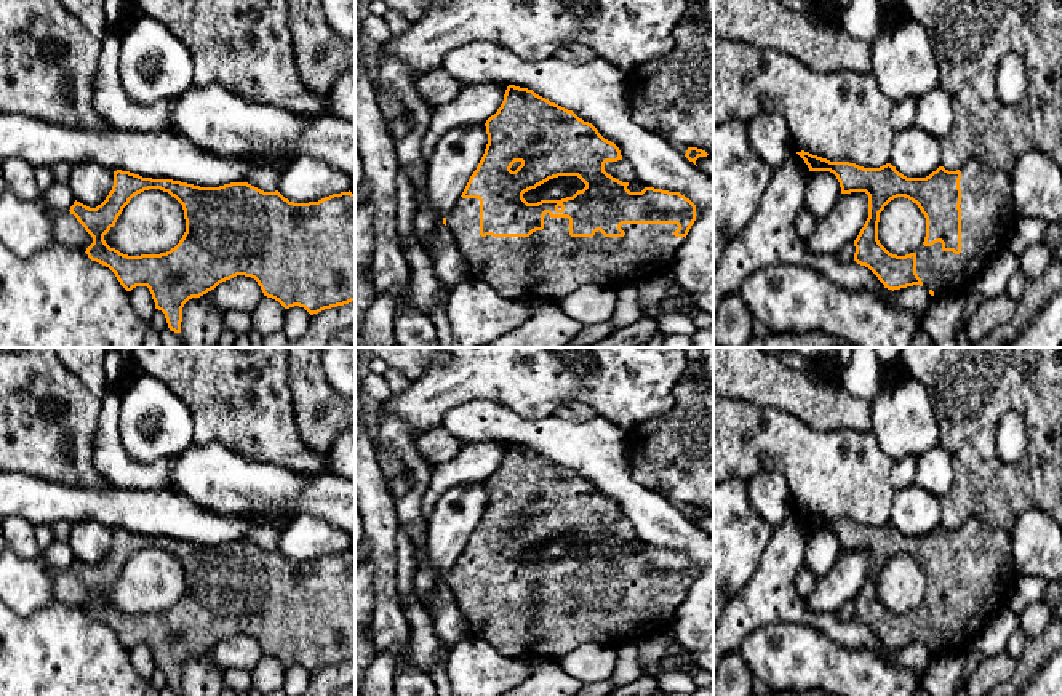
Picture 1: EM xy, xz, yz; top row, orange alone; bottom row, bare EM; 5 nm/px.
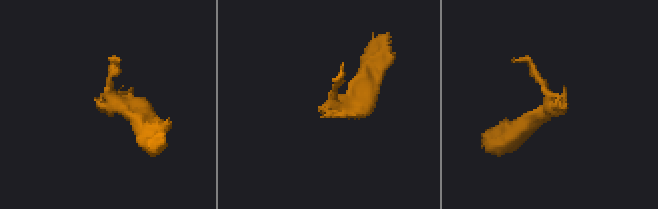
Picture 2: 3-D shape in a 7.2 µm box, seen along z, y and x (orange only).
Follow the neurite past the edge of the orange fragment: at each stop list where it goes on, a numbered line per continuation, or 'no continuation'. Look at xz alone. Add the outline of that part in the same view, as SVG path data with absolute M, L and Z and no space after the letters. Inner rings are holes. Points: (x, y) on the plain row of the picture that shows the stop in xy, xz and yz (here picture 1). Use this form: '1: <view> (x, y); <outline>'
1: xz (549, 623); M459 557L446 573L446 584L453 594L456 608L469 622L472 638L489 643L505 658L520 658L529 653L533 658L560 659L584 643L622 645L640 643L672 629L673 614L685 595L675 595L677 582L622 582L624 595L605 595L600 589L593 595L571 595L568 576L544 574L544 587L529 595L480 594L480 558Z

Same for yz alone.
1: yz (989, 572); M969 518L960 528L961 547L961 611L944 610L942 602L932 605L921 603L916 611L916 632L923 645L932 648L932 656L944 653L964 651L968 653L984 622L1008 603L1008 598L1016 587L1019 570L1012 555L1011 530L992 528L977 518Z

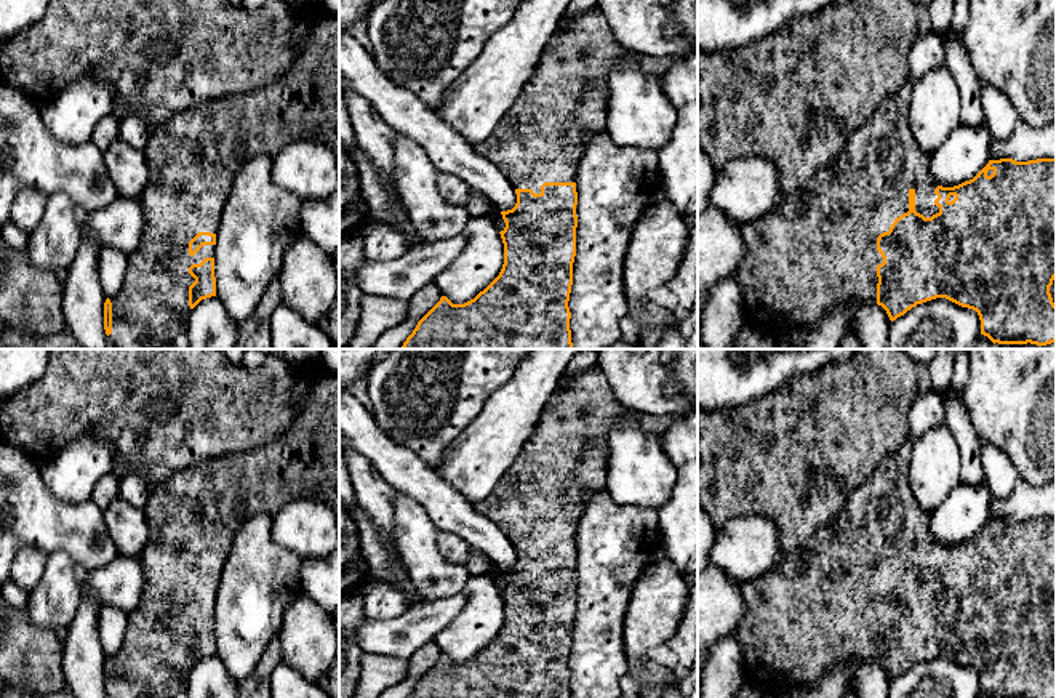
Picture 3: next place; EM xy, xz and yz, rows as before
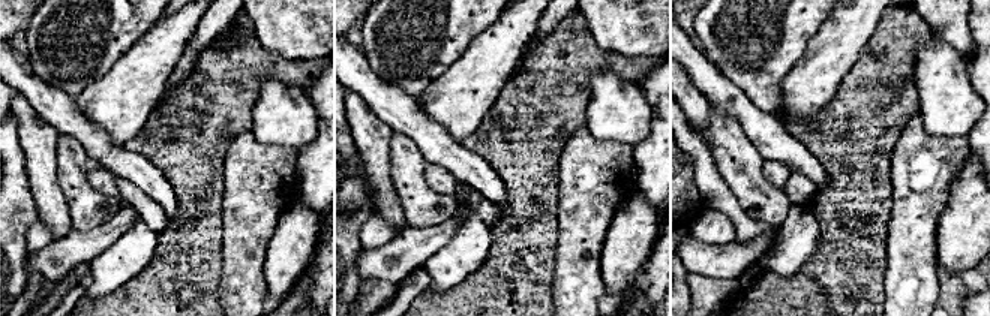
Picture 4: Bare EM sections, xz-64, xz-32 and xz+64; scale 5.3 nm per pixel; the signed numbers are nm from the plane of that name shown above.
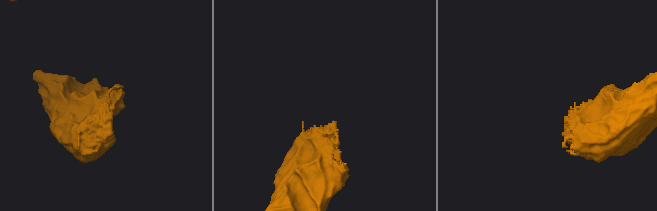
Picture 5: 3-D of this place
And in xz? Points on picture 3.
1: xz (543, 495); M600 368L573 378L550 397L517 459L491 495L474 504L475 511L496 524L514 548L541 552L544 541L576 541L578 522L587 503L606 488L608 434L624 413Z

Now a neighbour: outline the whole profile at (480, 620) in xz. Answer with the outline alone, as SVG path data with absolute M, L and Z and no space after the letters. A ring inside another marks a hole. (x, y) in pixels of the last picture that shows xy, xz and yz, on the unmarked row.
M472 575L464 586L466 604L434 642L453 663L464 663L483 650L501 631L504 602L486 575Z

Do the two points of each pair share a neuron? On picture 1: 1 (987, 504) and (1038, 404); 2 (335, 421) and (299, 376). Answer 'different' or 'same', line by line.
1: same
2: same

